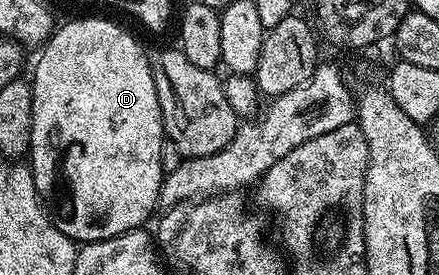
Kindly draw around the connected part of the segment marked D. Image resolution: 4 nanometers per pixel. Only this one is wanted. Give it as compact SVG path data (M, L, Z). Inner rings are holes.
M75 18L72 22L67 22L62 26L63 23L38 51L40 54L39 63L35 66L35 78L30 79L33 92L33 128L31 129L29 165L35 181L35 189L40 195L55 194L56 200L59 201L59 207L53 210L59 230L65 232L65 236L69 236L72 242L86 244L109 240L118 234L127 234L131 230L140 229L144 225L143 221L154 212L155 206L160 205L159 190L163 186L165 177L165 165L163 166L165 135L161 104L157 100L157 88L151 71L152 59L149 54L147 58L142 44L125 27L118 26L117 23L110 22L107 18Z

